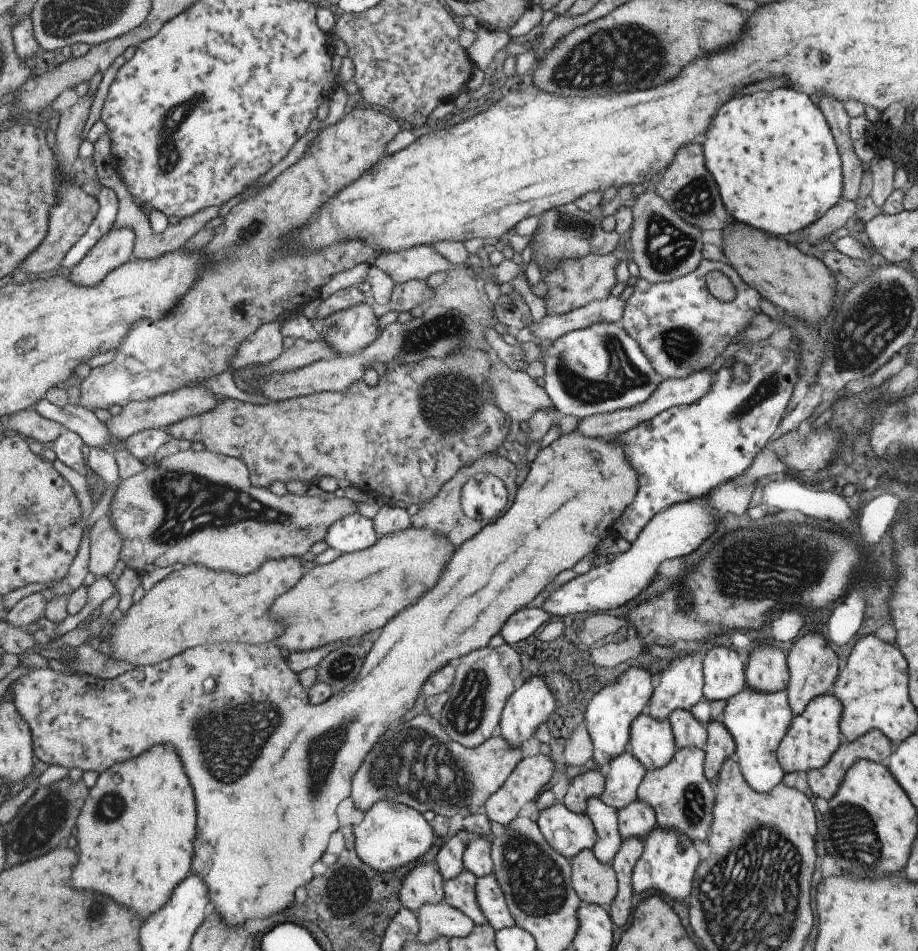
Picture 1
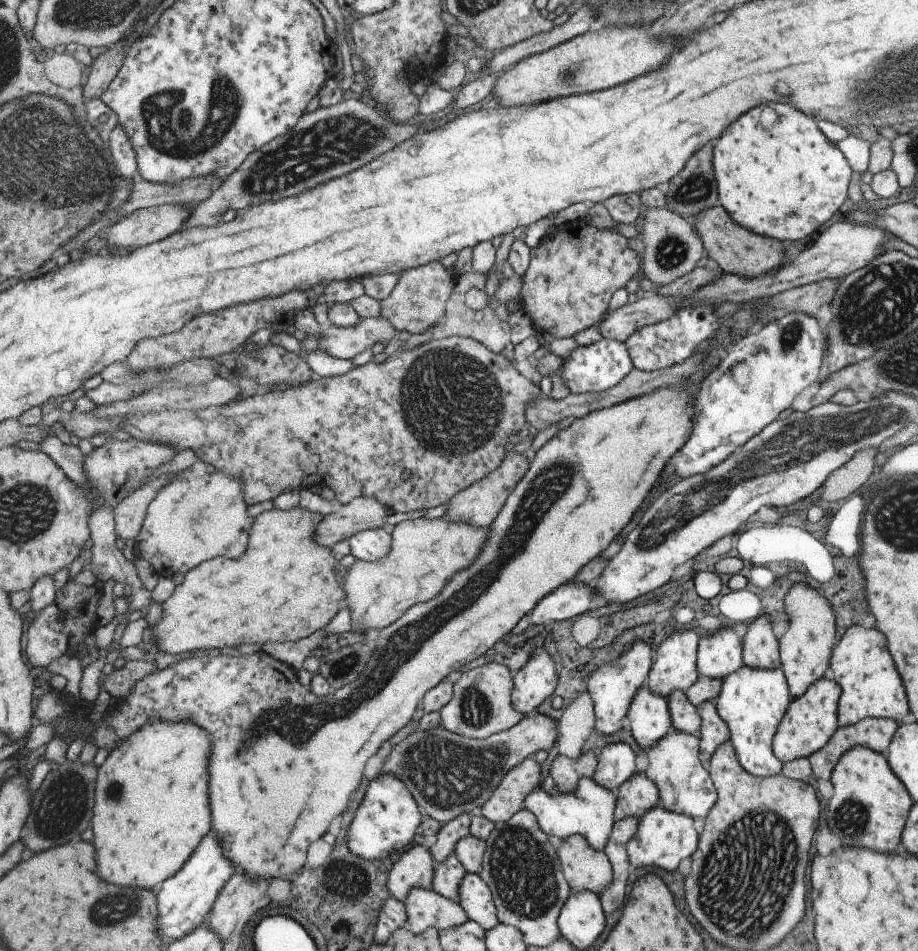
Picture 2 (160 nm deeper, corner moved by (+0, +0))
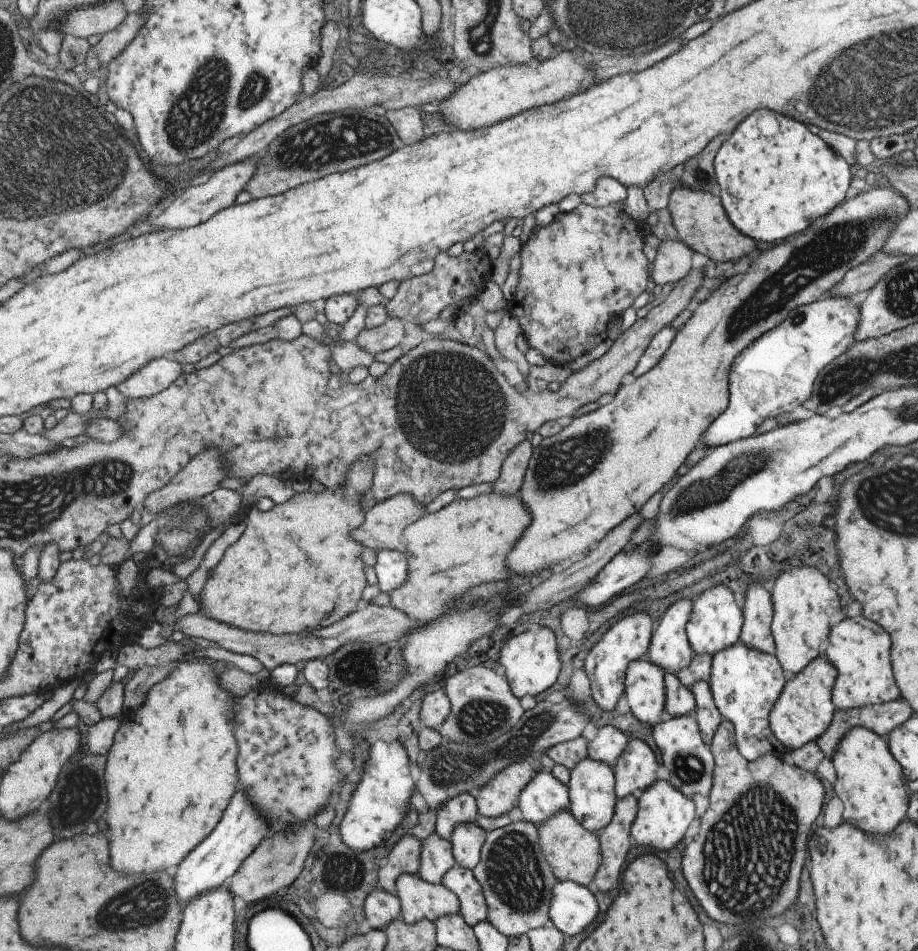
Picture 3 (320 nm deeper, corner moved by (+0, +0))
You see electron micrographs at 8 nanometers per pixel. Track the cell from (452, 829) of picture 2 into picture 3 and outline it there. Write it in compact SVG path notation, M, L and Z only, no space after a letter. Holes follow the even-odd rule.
M460 792L445 799L436 809L434 831L442 839L449 838L453 827L458 824L473 821L478 815L474 795L470 792Z

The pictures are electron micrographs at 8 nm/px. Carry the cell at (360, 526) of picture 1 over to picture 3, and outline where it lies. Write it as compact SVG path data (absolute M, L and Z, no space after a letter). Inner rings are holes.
M376 551L374 572L377 578L377 592L391 593L408 578L406 556L399 551Z

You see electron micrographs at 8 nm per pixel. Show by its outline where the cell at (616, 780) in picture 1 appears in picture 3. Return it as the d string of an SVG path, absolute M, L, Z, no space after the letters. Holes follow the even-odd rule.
M611 725L601 726L595 737L586 741L586 756L591 757L591 760L607 763L612 768L626 740L627 736L617 728Z

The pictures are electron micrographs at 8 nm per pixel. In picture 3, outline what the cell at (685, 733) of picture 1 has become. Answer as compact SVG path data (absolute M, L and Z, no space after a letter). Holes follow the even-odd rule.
M673 673L662 676L664 684L664 709L672 716L693 714L695 703L690 689L685 688Z

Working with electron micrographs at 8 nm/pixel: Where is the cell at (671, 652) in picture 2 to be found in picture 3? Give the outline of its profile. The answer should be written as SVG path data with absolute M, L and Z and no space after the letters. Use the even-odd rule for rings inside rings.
M689 597L679 598L677 602L669 604L650 634L645 659L658 664L664 674L675 674L676 670L687 666L691 660L693 650L684 627L691 607Z

